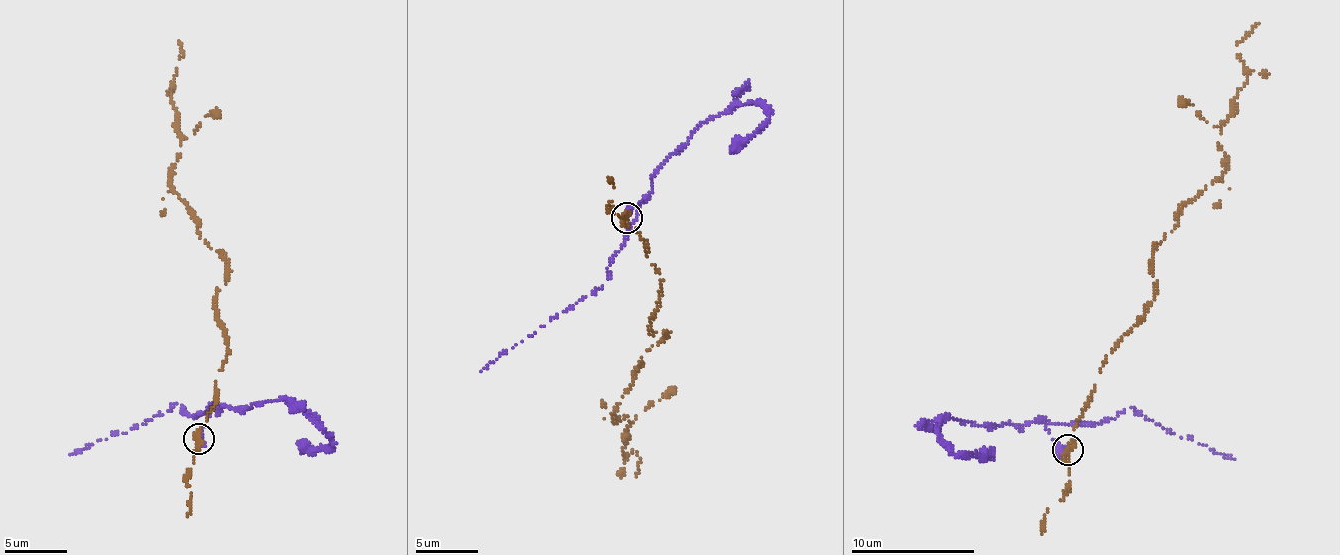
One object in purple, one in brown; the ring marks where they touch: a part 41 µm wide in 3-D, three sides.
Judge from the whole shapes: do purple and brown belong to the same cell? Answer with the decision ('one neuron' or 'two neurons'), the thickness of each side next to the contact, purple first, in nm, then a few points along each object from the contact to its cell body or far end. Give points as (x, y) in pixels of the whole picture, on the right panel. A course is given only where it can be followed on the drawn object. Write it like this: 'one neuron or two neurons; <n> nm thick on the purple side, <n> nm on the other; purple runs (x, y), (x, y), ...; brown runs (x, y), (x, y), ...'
two neurons; 500 nm thick on the purple side, 550 nm on the other; purple runs (1069, 449), (1062, 450), (1045, 426), (1094, 425), (1131, 407), (1181, 437), (1234, 459); brown runs (1068, 449), (1106, 356), (1154, 299), (1153, 251), (1222, 175), (1221, 124), (1247, 80), (1237, 45), (1259, 23)

